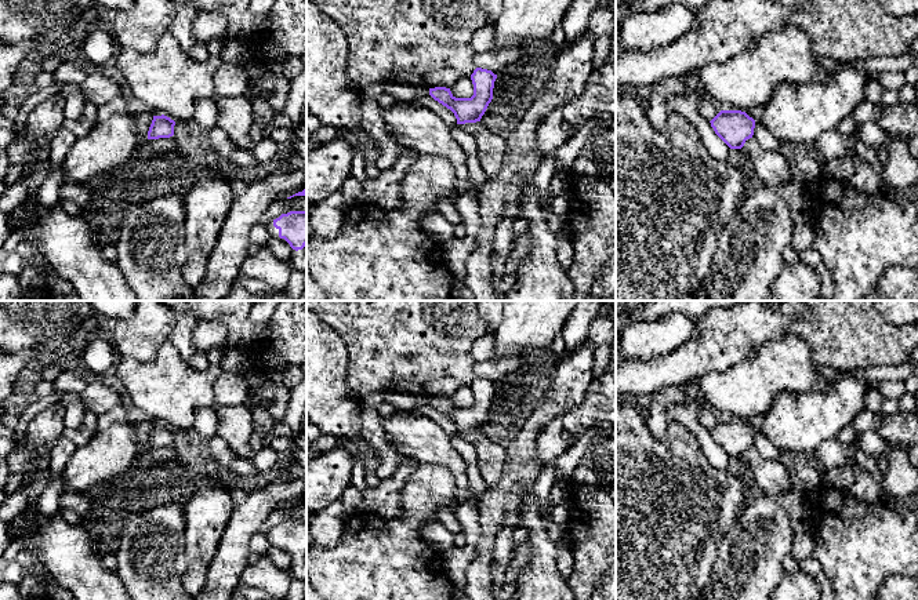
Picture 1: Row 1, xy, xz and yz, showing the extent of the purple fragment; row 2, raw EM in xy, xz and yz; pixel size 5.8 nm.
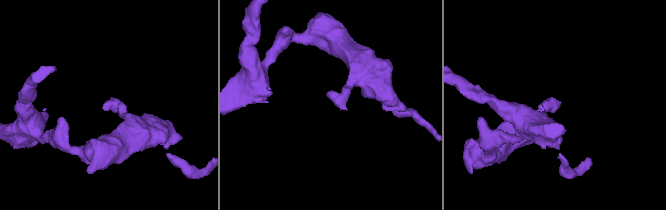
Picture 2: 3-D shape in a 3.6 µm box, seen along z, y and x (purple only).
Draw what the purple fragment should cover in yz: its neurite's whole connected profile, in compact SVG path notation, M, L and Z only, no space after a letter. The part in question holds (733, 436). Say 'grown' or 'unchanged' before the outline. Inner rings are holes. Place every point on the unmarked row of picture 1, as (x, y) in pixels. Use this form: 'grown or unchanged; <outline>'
unchanged; M721 419L710 432L730 458L741 458L754 444L755 429L741 419Z

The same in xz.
unchanged; M476 377L471 383L473 393L471 407L456 407L446 396L429 397L429 404L454 422L457 433L476 432L480 430L493 408L496 388L497 383L491 379Z

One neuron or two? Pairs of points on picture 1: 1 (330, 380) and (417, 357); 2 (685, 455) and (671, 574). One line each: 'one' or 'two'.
1: two
2: one

